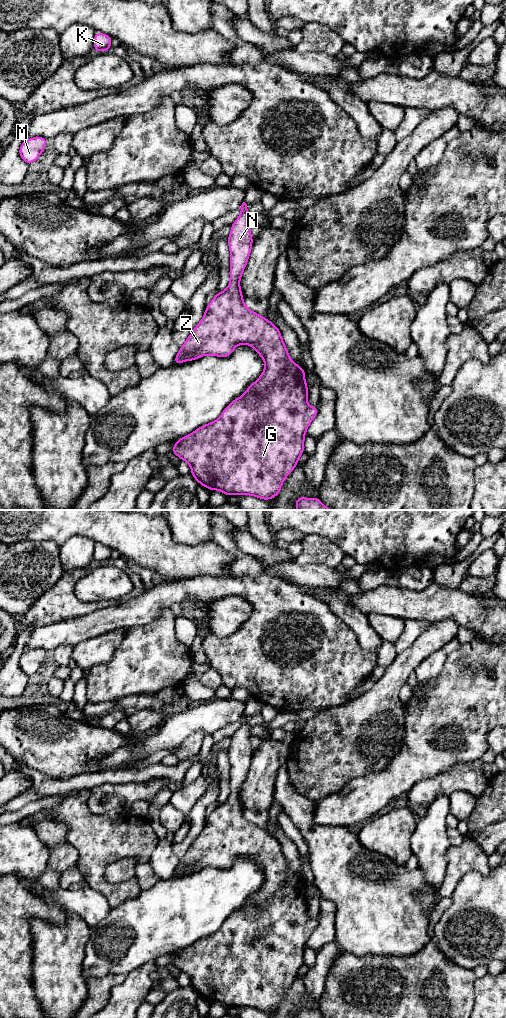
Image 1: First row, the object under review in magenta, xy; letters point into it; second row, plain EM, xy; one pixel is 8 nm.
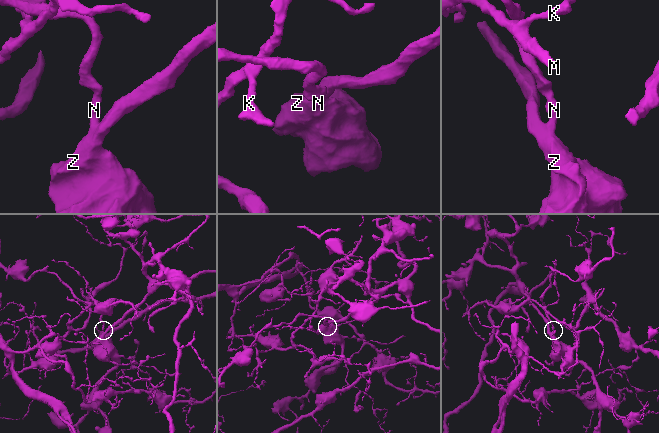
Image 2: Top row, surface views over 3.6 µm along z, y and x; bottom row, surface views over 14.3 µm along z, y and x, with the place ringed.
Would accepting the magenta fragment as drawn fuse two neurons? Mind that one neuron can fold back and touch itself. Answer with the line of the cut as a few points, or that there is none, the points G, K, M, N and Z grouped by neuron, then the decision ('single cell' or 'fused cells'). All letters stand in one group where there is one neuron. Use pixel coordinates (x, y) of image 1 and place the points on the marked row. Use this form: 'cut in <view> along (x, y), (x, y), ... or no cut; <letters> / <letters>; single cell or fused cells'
no cut; G K M N Z; single cell

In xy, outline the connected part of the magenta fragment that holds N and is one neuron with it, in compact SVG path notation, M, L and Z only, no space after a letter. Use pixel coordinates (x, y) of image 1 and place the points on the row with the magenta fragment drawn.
M245 202L239 208L242 212L233 222L228 236L230 249L230 283L220 293L216 293L208 304L202 320L197 324L174 359L174 364L185 360L193 361L204 355L228 357L239 344L251 345L263 358L265 369L257 381L245 393L233 400L214 422L200 426L186 437L179 438L172 447L172 453L189 463L192 477L209 490L220 490L226 496L252 495L269 500L278 495L285 478L294 470L304 452L306 430L318 413L318 406L307 404L308 388L304 375L306 371L289 357L279 329L265 317L258 315L244 305L240 290L240 278L250 256L253 238L250 230L251 214Z

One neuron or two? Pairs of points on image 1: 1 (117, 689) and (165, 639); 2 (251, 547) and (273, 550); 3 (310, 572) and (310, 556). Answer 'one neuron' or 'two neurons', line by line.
1: one neuron
2: one neuron
3: two neurons

